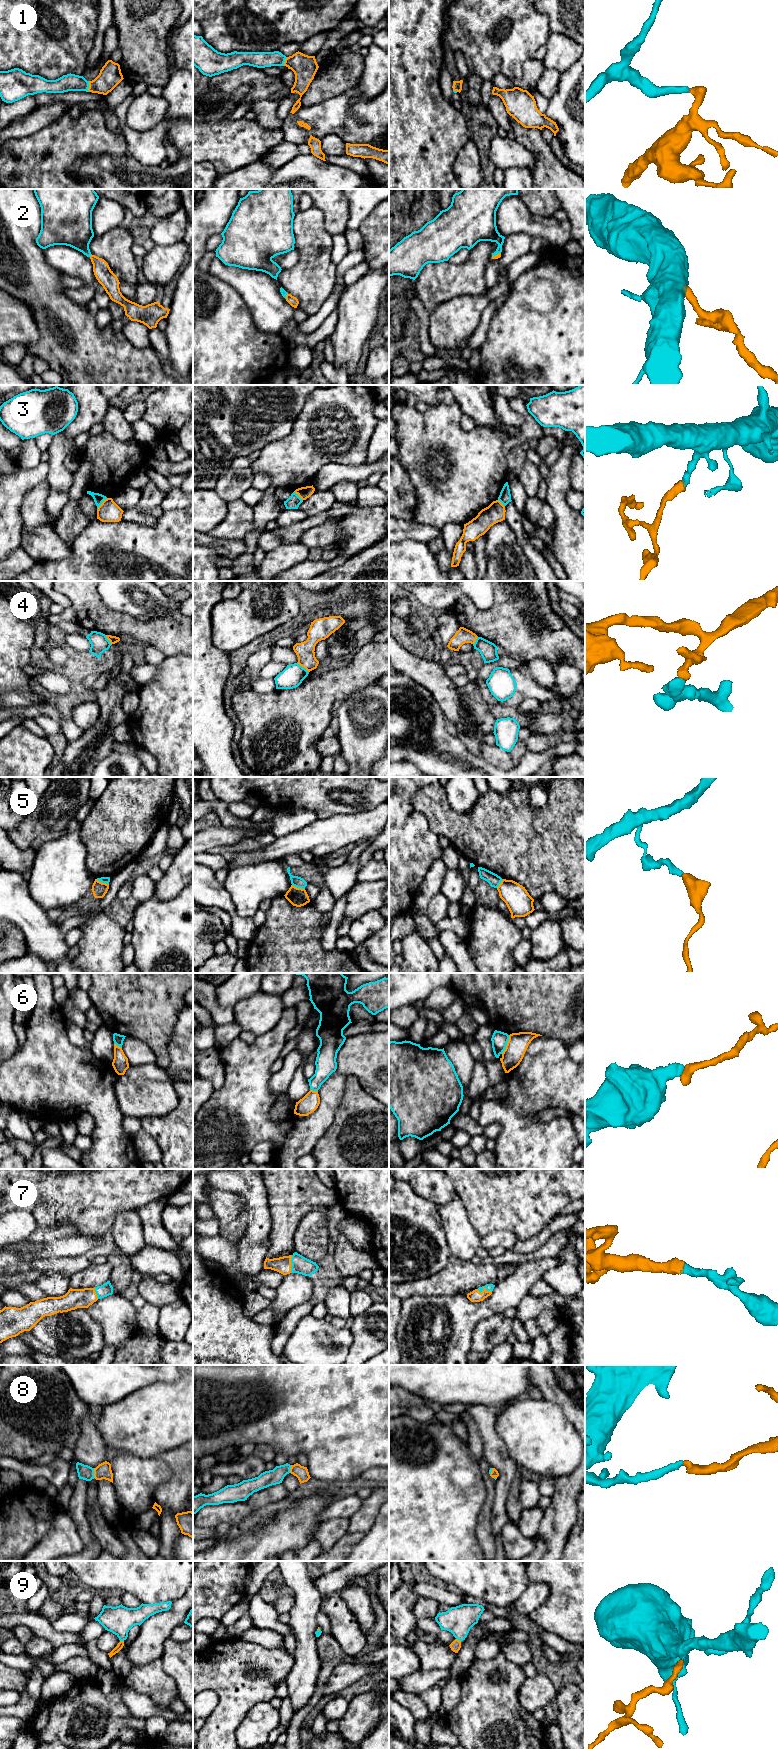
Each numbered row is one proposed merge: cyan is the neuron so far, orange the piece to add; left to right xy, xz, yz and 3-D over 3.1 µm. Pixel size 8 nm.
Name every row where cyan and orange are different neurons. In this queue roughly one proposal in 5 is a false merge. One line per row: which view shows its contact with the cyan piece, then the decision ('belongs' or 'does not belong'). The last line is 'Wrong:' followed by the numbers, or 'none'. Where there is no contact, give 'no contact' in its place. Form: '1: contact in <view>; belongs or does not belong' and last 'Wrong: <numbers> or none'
1: contact in xy; belongs
2: contact in xy; belongs
3: contact in xy; does not belong
4: contact in xz; does not belong
5: contact in xz; does not belong
6: contact in yz; does not belong
7: contact in yz; belongs
8: contact in xy; belongs
9: contact in yz; belongs
Wrong: 3, 4, 5, 6

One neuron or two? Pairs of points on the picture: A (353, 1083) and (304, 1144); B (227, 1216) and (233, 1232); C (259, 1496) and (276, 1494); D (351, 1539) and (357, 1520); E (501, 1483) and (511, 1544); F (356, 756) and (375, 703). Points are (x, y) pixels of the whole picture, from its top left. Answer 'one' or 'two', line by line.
A: two
B: two
C: one
D: two
E: two
F: one

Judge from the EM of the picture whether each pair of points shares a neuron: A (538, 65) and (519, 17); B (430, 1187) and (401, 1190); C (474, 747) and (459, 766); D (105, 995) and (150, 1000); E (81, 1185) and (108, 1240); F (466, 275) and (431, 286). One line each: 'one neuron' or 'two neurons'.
A: two neurons
B: two neurons
C: two neurons
D: one neuron
E: two neurons
F: one neuron

